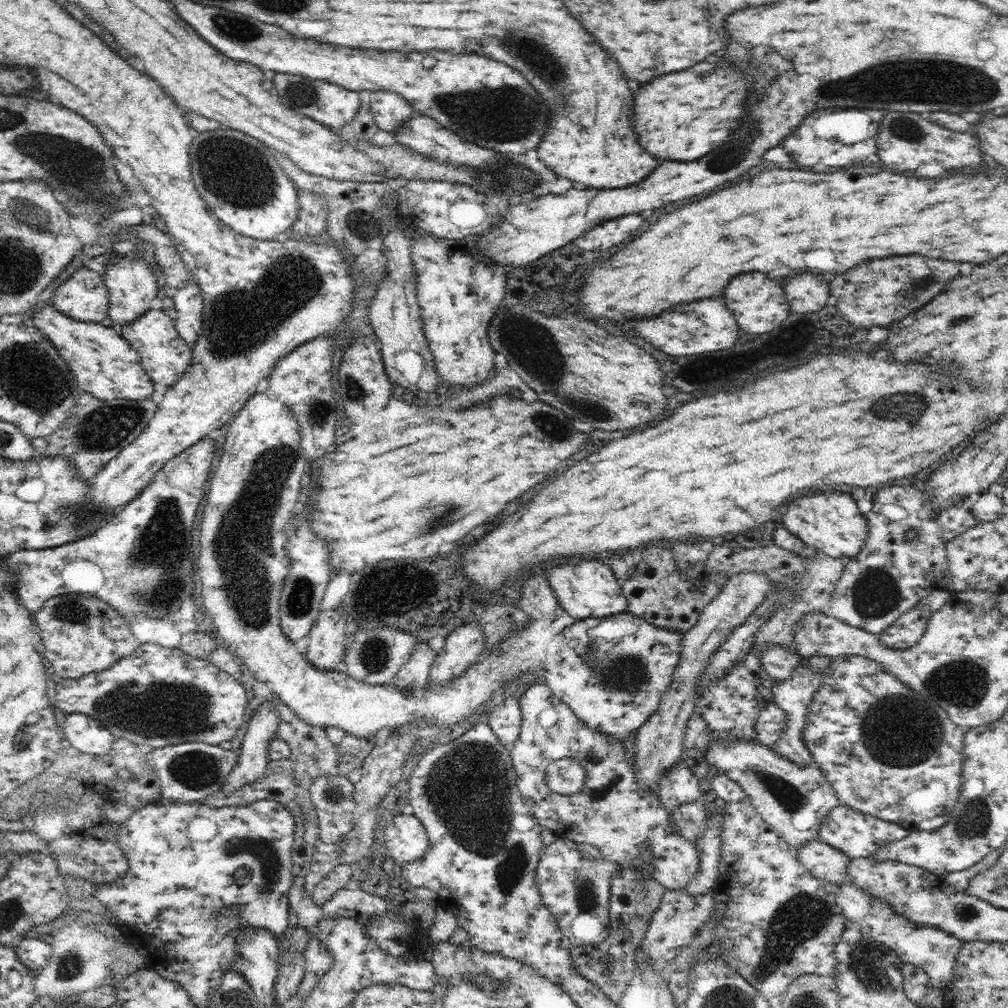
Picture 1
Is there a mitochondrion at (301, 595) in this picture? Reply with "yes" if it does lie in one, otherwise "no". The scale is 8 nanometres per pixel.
yes

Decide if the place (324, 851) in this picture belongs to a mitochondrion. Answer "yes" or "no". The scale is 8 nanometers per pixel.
no

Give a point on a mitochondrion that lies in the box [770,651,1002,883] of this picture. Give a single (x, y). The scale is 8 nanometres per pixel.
(911, 727)

